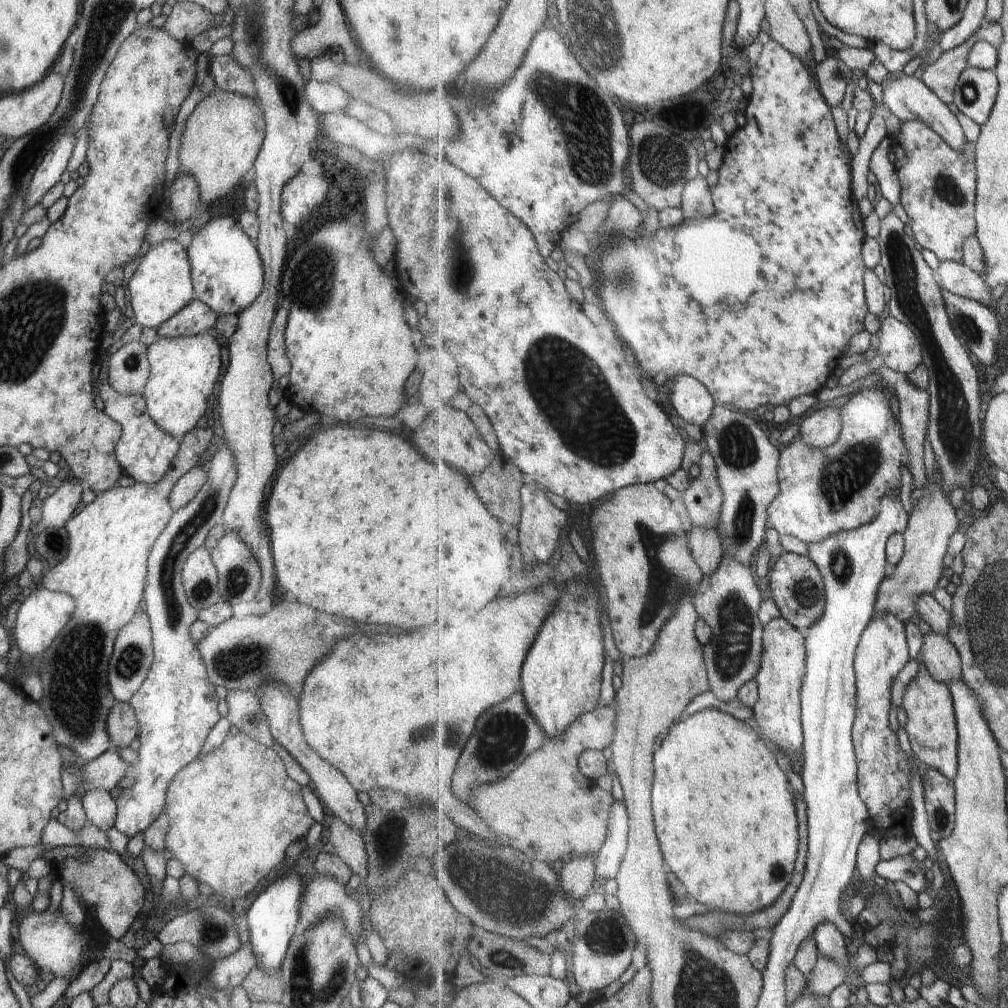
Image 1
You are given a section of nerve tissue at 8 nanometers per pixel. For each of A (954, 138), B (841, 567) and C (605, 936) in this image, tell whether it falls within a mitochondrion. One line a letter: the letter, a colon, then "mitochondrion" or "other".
A: other
B: mitochondrion
C: mitochondrion

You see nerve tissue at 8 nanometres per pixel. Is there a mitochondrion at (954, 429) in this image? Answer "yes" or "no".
yes

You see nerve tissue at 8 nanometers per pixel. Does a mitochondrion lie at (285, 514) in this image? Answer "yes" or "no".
no

